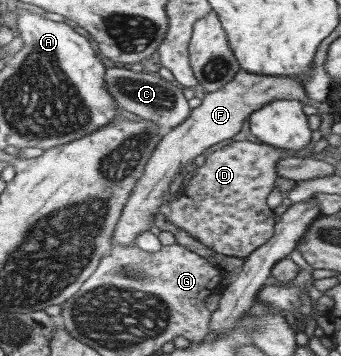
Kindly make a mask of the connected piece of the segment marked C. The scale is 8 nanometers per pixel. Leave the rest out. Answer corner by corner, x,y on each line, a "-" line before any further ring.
115,65
106,68
103,81
109,93
114,95
114,101
118,101
122,109
141,118
152,120
162,129
170,130
179,126
190,115
191,109
188,106
188,99
182,92
182,87
157,74
146,71
134,73
129,66

